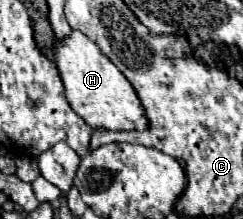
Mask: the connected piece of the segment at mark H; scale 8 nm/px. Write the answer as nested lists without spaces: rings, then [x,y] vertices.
[[[72,31],[70,37],[56,43],[56,65],[66,87],[66,99],[70,107],[94,129],[106,131],[144,131],[148,129],[148,117],[144,107],[130,85],[130,81],[118,71],[118,67],[102,55],[98,45],[80,31]]]

